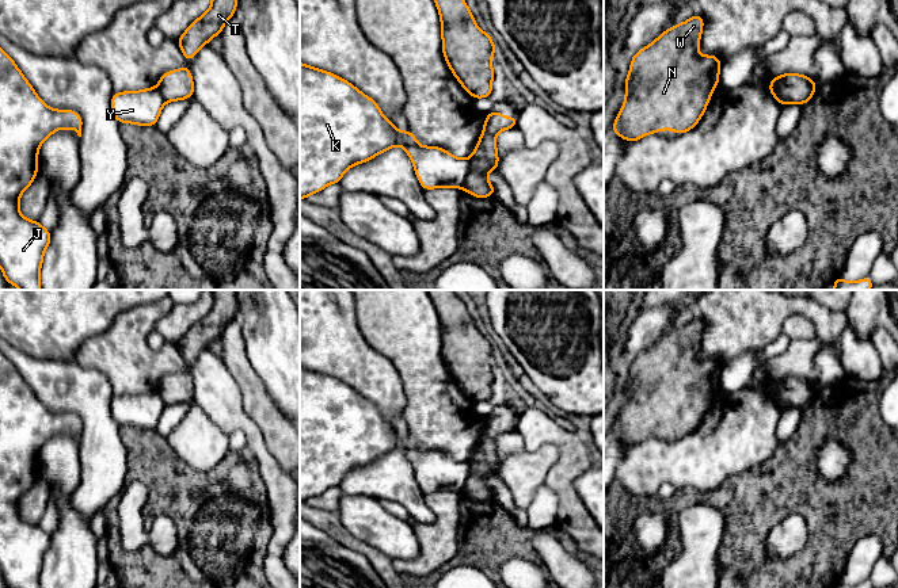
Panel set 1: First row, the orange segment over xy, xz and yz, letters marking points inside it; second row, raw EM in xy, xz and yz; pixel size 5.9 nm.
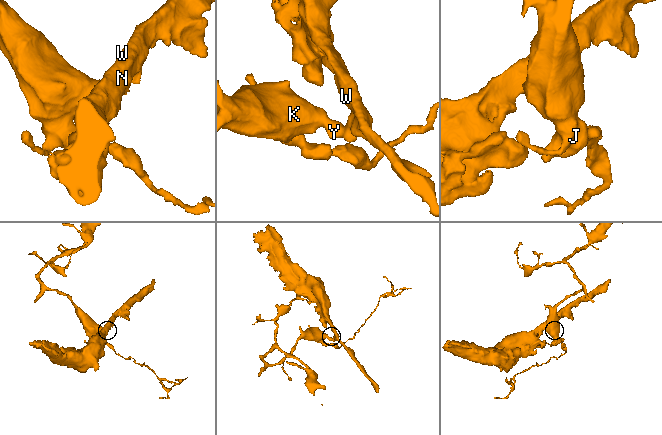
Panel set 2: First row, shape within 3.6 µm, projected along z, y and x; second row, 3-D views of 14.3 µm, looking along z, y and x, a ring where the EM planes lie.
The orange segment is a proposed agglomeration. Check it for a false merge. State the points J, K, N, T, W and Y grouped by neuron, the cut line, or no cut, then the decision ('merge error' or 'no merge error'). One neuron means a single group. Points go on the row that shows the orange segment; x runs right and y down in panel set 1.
J K Y / N T W; cut in xz along (470, 160), (470, 168), (461, 187); merge error

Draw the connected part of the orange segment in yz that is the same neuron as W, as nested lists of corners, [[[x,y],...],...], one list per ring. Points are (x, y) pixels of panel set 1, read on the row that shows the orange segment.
[[[695,15],[633,54],[624,85],[625,102],[613,122],[613,134],[632,144],[658,130],[676,130],[681,135],[699,123],[719,84],[722,68],[716,56],[697,53],[703,26],[704,18]]]

